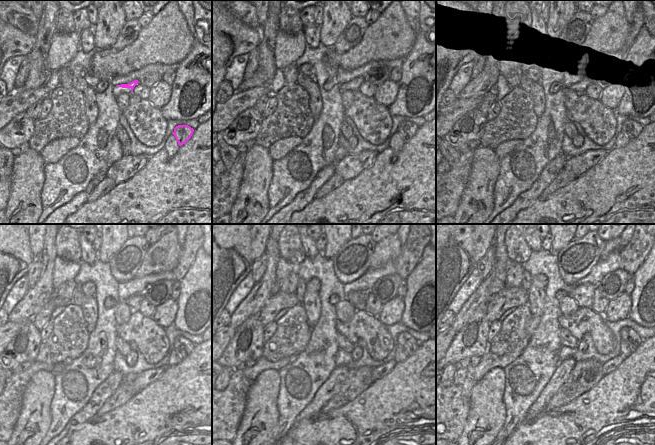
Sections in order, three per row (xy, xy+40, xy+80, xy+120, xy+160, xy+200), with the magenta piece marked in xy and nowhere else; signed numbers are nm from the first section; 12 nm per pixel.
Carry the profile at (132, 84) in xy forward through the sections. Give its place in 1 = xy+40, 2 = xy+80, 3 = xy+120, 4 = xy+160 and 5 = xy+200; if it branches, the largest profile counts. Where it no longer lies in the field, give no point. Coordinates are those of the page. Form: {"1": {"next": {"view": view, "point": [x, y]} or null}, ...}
{"1": {"next": {"view": "xy+40", "point": [356, 82]}}, "2": {"next": {"view": "xy+80", "point": [580, 82]}}, "3": {"next": {"view": "xy+120", "point": [134, 302]}}, "4": {"next": {"view": "xy+160", "point": [358, 299]}}, "5": {"next": {"view": "xy+200", "point": [583, 294]}}}

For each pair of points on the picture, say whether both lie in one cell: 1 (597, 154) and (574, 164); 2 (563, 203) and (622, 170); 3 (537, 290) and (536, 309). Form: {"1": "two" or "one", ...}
{"1": "one", "2": "one", "3": "one"}

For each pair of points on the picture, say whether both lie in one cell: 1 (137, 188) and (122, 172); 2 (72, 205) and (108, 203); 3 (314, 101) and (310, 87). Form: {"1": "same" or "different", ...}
{"1": "different", "2": "different", "3": "same"}

